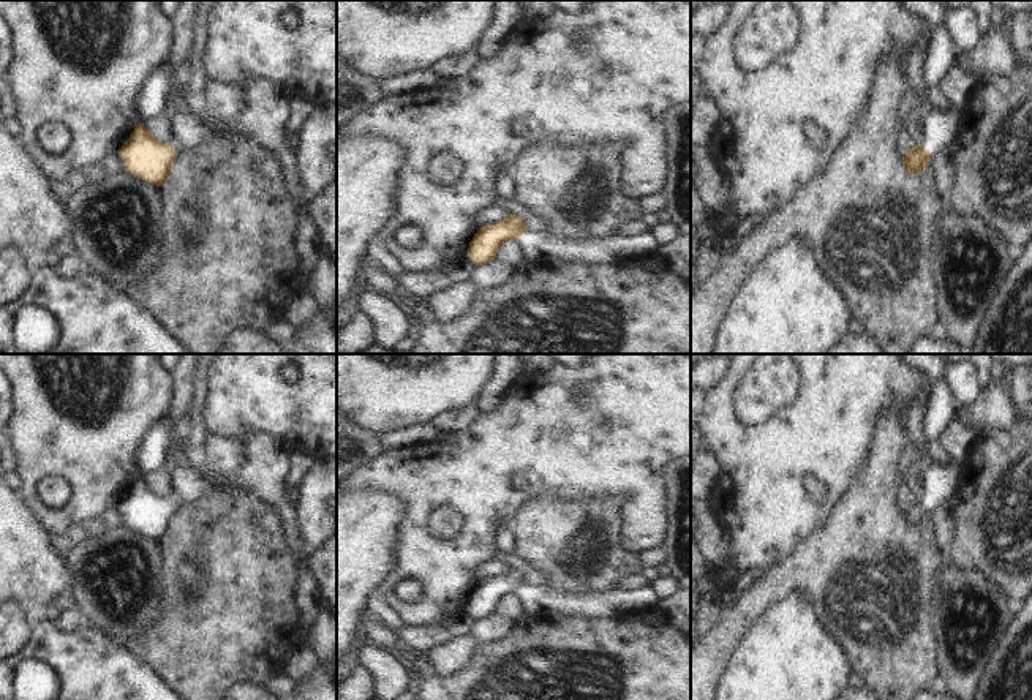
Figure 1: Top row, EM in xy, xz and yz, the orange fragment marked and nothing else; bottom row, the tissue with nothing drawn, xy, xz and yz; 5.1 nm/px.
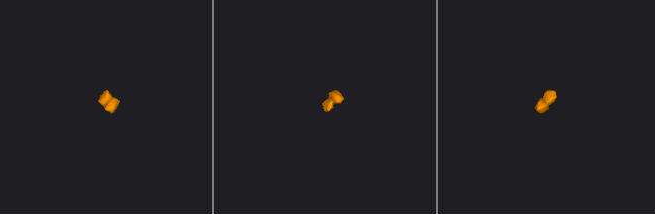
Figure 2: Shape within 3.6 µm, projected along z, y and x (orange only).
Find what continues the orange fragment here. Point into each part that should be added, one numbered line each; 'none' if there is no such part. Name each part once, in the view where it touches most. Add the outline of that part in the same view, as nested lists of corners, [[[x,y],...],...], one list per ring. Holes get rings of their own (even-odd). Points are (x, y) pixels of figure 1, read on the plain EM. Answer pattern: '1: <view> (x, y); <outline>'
1: xy (190, 484); [[[191,465],[179,466],[171,471],[172,493],[169,499],[179,509],[180,506],[209,498],[221,490],[221,487],[207,477],[199,468]]]

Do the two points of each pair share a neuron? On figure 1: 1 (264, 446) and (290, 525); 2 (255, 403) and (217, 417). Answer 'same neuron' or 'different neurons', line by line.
1: same neuron
2: same neuron

